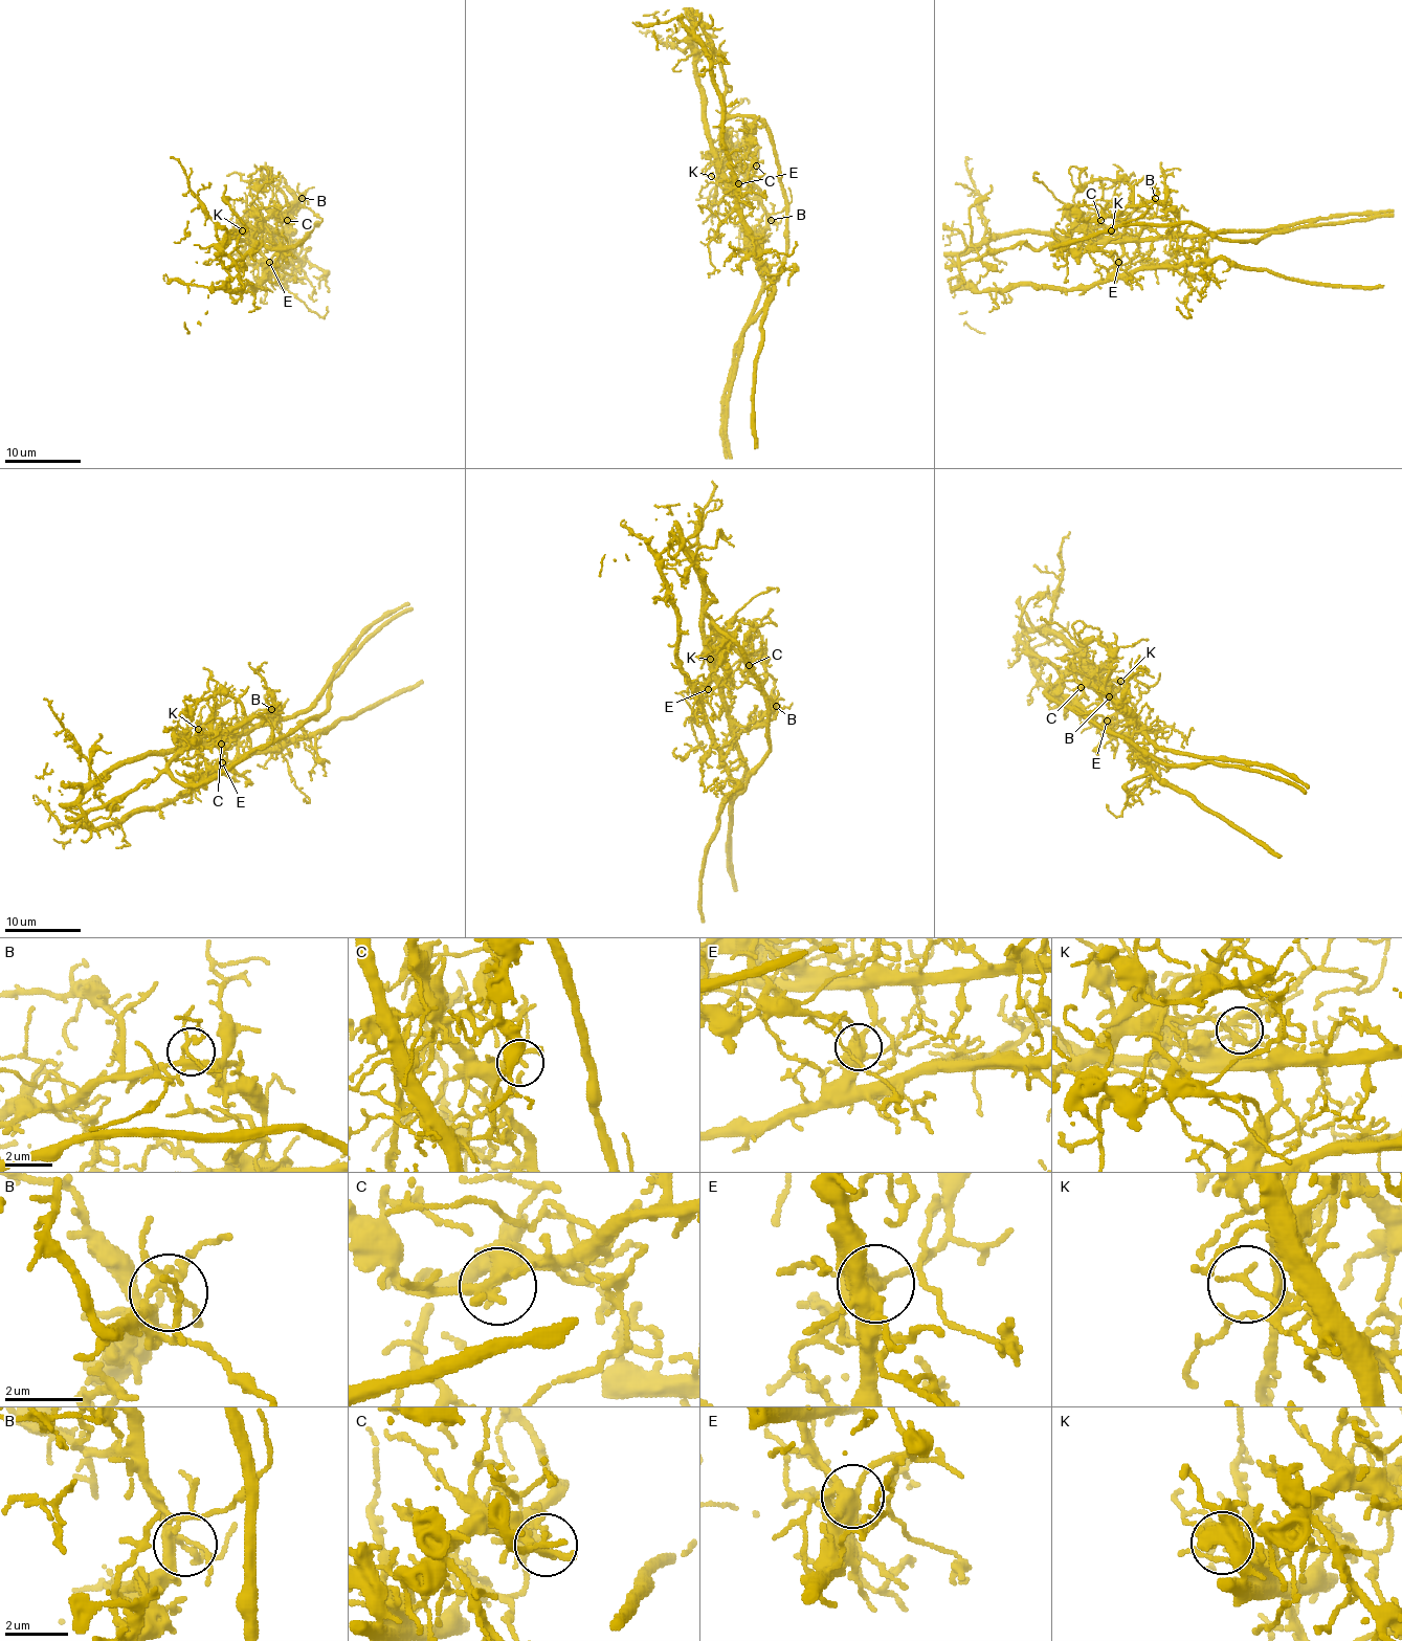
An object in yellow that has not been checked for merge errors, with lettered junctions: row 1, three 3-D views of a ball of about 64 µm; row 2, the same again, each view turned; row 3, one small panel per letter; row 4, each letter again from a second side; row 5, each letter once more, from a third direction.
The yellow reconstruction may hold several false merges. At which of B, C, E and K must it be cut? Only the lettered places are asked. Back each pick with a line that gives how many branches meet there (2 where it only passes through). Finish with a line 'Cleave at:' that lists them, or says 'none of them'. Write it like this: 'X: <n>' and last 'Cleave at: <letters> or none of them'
E: 6
K: 2
Cleave at: E, K

